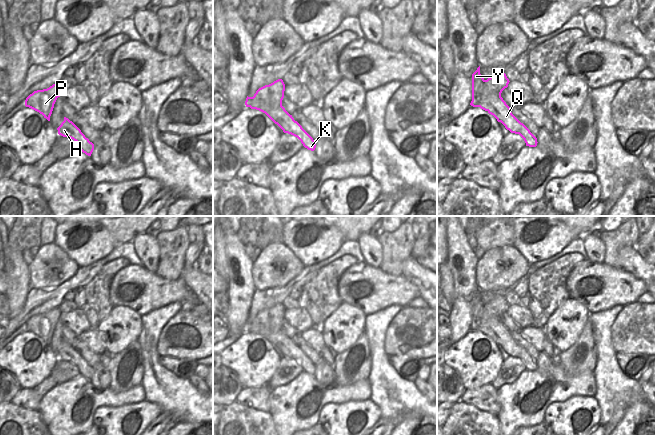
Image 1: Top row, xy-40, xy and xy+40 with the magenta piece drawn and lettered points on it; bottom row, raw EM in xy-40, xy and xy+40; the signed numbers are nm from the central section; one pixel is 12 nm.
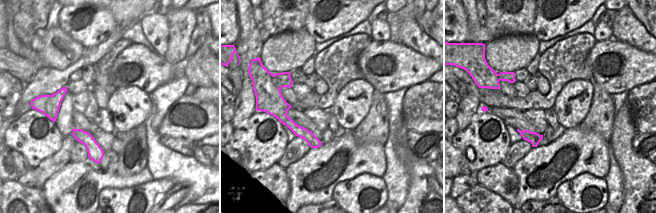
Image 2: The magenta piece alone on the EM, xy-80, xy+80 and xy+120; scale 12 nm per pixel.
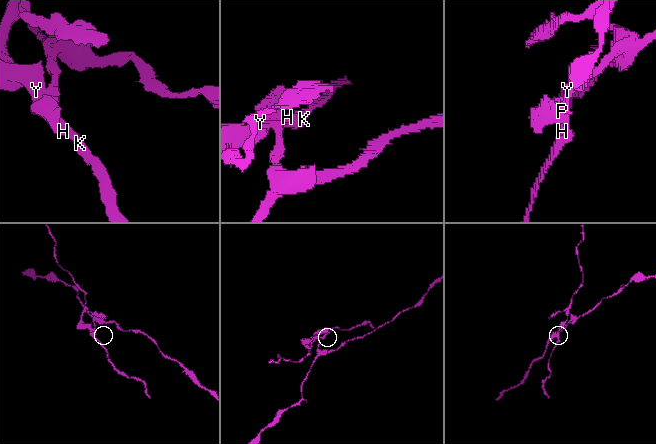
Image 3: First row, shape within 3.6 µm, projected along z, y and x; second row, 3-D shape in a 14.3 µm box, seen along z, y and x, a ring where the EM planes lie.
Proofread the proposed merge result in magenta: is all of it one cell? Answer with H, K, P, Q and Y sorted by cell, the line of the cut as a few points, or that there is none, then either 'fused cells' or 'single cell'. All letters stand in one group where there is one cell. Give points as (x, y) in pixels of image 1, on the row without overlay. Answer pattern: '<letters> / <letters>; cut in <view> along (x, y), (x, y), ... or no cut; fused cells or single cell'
H K Q Y / P; cut in xy+40 along (476, 309), (481, 328), (494, 327), (500, 318); fused cells

